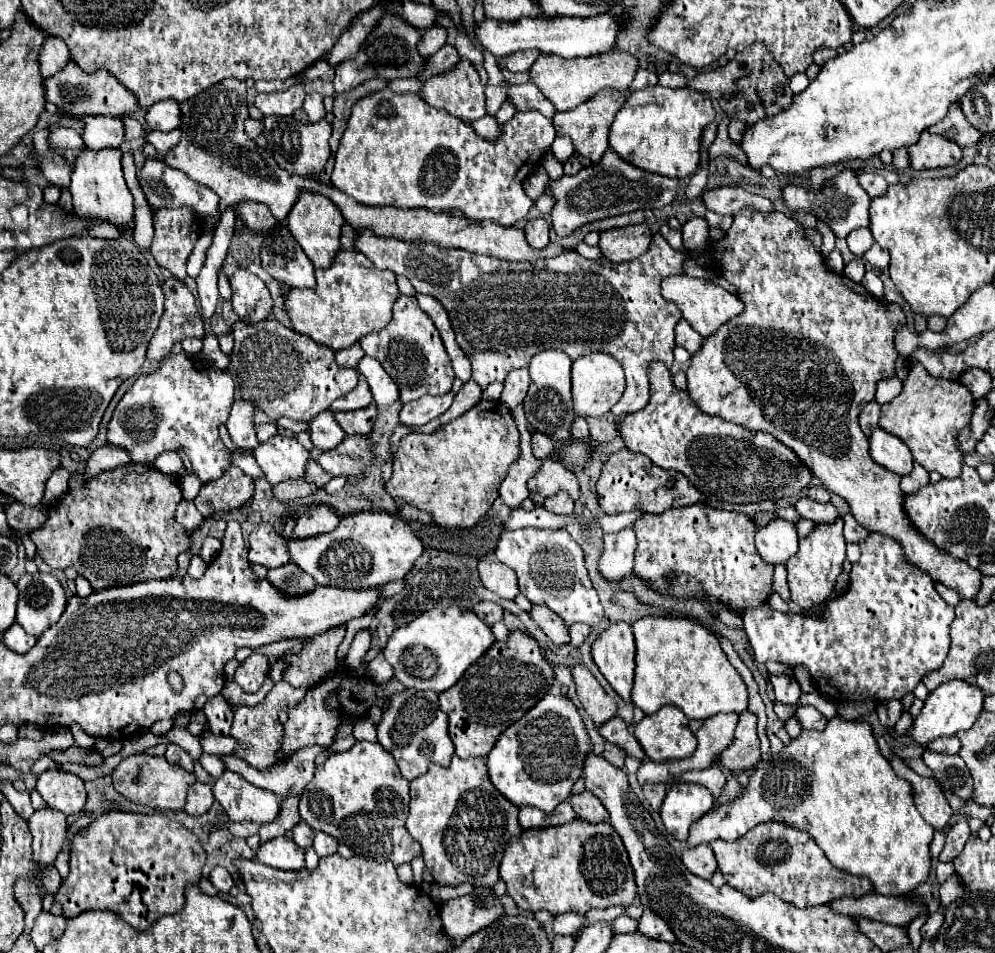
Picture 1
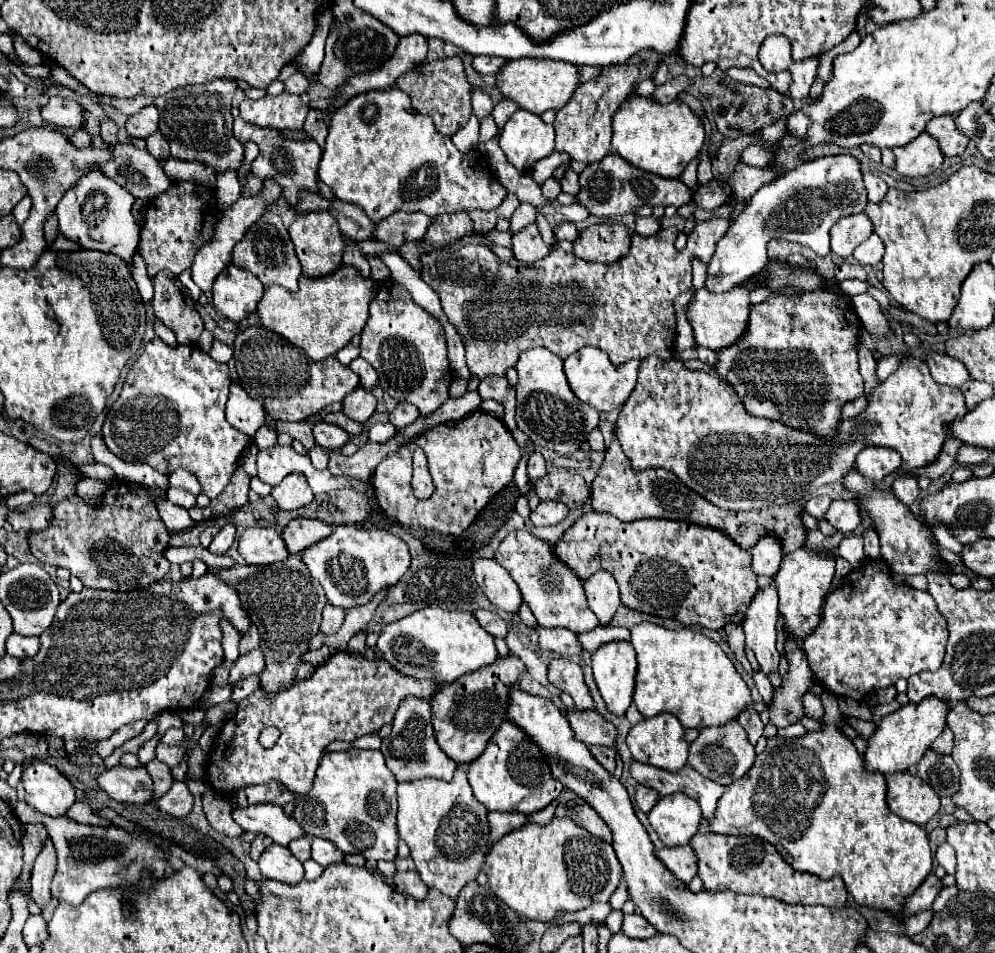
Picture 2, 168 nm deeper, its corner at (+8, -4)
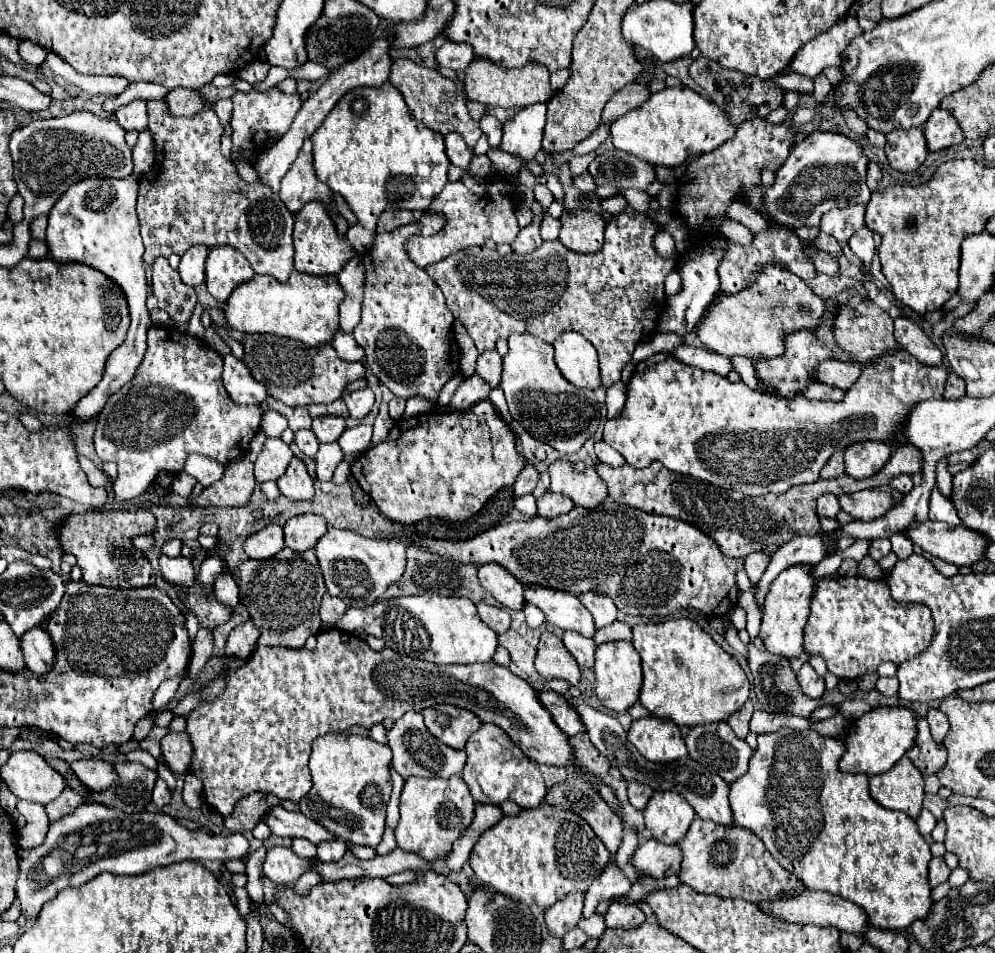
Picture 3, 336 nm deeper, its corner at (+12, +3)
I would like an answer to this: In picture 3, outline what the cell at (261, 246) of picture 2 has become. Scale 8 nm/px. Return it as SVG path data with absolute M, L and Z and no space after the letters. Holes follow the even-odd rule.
M147 101L149 105L149 129L155 137L155 167L139 179L137 215L141 225L141 237L145 243L145 263L151 265L157 257L169 257L173 253L183 255L191 245L219 247L229 245L241 251L259 275L271 275L277 281L287 281L293 271L293 215L283 201L263 185L249 185L239 179L233 163L229 163L219 149L223 127L213 111L207 107L197 117L171 117L163 101Z

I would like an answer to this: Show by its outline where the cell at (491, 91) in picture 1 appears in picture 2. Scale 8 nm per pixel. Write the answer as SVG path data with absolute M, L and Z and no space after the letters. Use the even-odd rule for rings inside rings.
M471 116L471 120L451 140L459 152L471 152L477 146L477 138L479 138L479 120Z

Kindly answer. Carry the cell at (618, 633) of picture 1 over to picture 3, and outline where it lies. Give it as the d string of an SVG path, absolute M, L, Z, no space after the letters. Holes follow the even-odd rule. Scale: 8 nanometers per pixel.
M611 641L597 645L595 651L595 693L603 707L615 713L625 713L639 699L641 691L641 659L631 641Z

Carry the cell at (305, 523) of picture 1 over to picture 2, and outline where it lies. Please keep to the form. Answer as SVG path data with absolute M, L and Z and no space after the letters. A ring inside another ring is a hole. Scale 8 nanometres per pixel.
M297 518L289 522L289 526L283 532L283 540L287 544L287 550L291 554L301 554L315 542L327 538L333 532L333 526L321 522L321 520L311 520L311 518Z

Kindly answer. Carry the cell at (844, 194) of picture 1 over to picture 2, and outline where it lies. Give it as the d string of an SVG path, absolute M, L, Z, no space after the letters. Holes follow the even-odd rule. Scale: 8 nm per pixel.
M851 154L821 156L785 172L775 182L761 186L743 208L727 234L717 242L715 254L707 264L705 288L711 292L727 292L761 272L769 261L767 242L771 238L783 238L789 242L805 244L817 254L829 252L831 226L849 214L863 212L867 206L867 192L859 170L859 160Z

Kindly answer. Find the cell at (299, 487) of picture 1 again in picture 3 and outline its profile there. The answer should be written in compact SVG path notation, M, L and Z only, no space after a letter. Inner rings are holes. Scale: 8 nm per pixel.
M293 457L287 471L277 479L281 495L287 499L311 499L313 497L313 479L309 477L301 459Z

